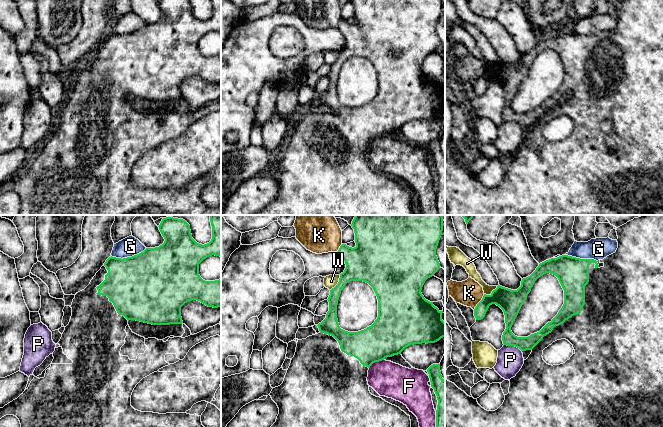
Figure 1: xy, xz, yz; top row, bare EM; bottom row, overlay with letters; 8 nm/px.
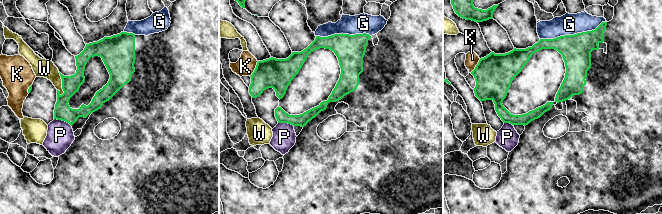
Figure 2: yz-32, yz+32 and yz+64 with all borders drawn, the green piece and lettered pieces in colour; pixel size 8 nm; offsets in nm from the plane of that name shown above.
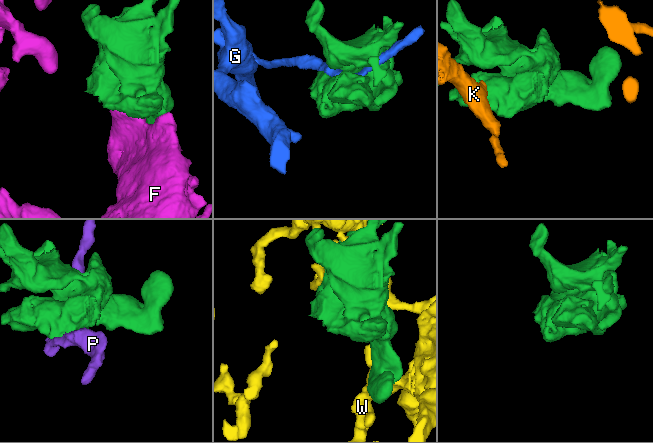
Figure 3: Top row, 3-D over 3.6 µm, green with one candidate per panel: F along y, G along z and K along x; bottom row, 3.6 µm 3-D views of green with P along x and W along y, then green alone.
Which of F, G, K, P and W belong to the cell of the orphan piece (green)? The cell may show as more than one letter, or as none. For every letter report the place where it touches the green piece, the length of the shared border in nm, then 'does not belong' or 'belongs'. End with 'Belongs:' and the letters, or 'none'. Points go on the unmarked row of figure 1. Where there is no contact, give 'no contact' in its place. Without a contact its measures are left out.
F: contact xz (375, 137); length 140 nm; does not belong
G: contact xy (128, 33); length 300 nm; does not belong
K: contact yz (479, 78); length 160 nm; does not belong
P: contact yz (513, 121); length 160 nm; does not belong
W: contact xz (338, 59); length 150 nm; does not belong
Belongs: none

